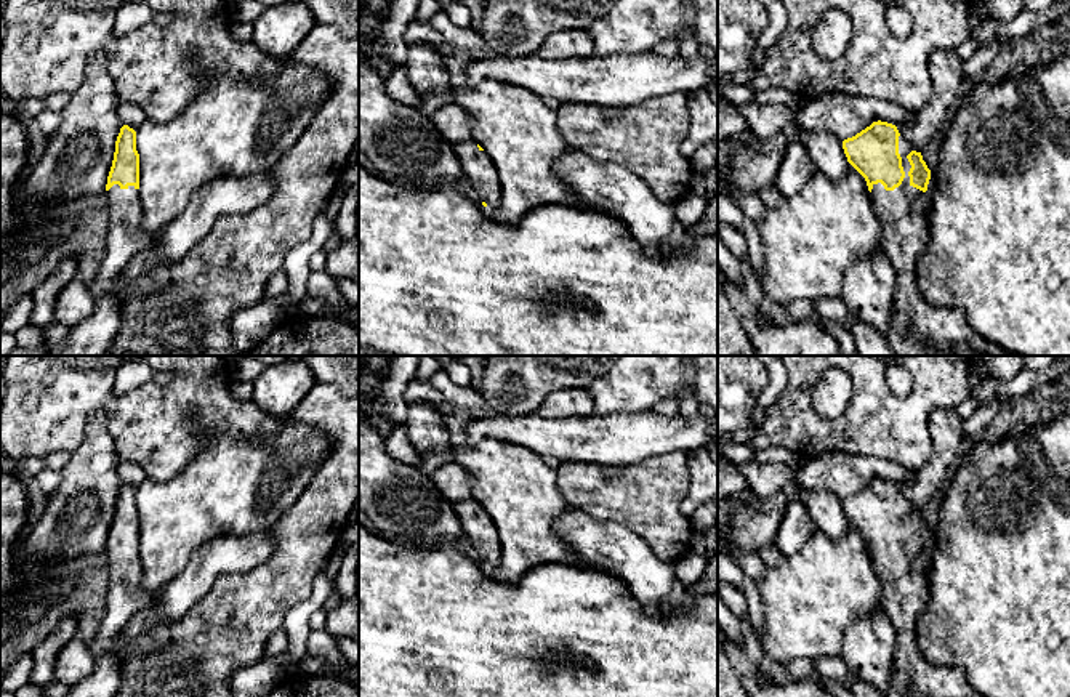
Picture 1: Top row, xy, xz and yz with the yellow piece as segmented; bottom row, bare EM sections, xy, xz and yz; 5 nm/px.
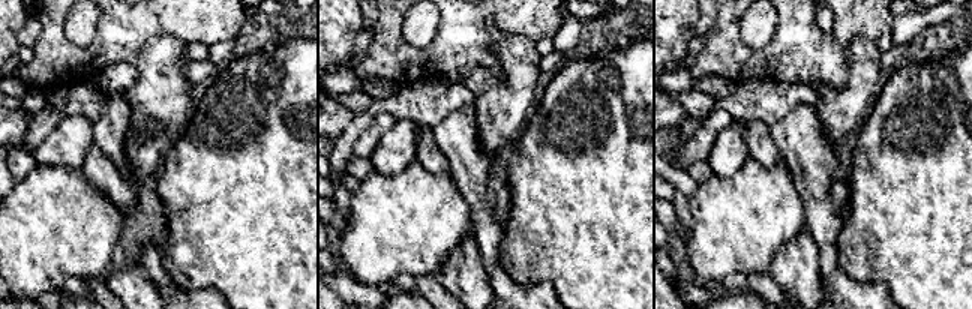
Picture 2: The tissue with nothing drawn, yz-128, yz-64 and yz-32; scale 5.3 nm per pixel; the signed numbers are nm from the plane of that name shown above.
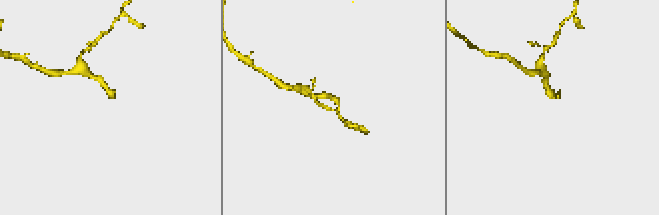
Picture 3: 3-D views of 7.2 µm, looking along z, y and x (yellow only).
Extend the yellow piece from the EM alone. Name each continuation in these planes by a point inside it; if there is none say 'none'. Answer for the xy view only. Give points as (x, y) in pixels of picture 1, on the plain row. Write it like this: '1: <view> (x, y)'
1: xy (228, 630)

